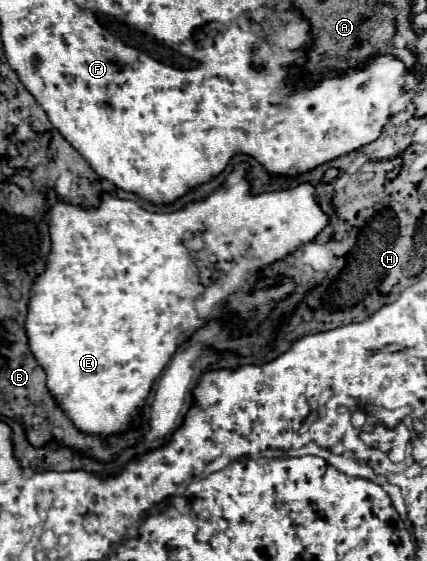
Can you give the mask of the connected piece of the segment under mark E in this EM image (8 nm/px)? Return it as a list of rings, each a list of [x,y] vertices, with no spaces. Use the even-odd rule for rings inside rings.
[[[246,165],[236,167],[228,179],[226,179],[226,187],[214,191],[208,199],[200,201],[200,203],[192,203],[180,211],[174,213],[148,213],[144,211],[138,203],[134,201],[126,201],[126,199],[116,199],[112,195],[102,195],[102,205],[98,209],[82,209],[82,207],[74,207],[74,205],[66,205],[66,203],[58,203],[56,201],[56,193],[50,191],[50,203],[52,209],[46,213],[48,221],[50,221],[50,239],[52,239],[52,251],[50,251],[50,265],[46,269],[46,273],[42,273],[42,277],[38,277],[38,281],[34,281],[32,291],[36,293],[30,299],[28,305],[28,317],[26,317],[26,333],[28,333],[28,345],[34,353],[34,357],[38,357],[38,363],[46,369],[46,385],[50,389],[50,393],[54,393],[54,397],[58,399],[58,403],[62,405],[62,409],[66,409],[68,417],[74,421],[76,429],[82,429],[84,433],[96,433],[96,435],[112,435],[112,433],[120,433],[126,431],[130,427],[130,423],[138,417],[136,409],[140,405],[144,405],[148,391],[152,387],[152,381],[162,373],[162,369],[166,367],[166,363],[170,361],[172,353],[178,347],[178,339],[182,333],[186,333],[186,329],[194,329],[202,325],[202,319],[198,317],[198,311],[194,309],[194,301],[202,297],[204,289],[212,283],[218,283],[222,277],[214,277],[212,269],[222,269],[222,273],[230,271],[242,257],[252,259],[252,261],[262,261],[262,265],[270,265],[276,259],[282,259],[284,255],[288,255],[290,251],[298,249],[302,243],[312,241],[322,227],[328,223],[326,215],[322,213],[320,205],[316,203],[314,197],[314,187],[310,187],[308,183],[302,183],[294,189],[288,191],[274,191],[274,193],[264,193],[264,195],[248,195],[250,183],[244,179],[244,173],[248,171]],[[192,237],[200,237],[204,241],[204,249],[202,251],[192,251],[184,245],[186,239]]]

